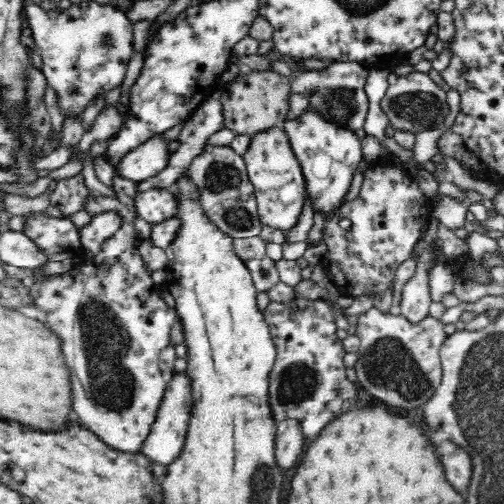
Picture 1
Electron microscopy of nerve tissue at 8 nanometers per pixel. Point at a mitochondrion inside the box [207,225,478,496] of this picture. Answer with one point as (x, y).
(387, 364)

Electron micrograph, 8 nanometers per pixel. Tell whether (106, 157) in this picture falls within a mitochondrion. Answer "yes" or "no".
no

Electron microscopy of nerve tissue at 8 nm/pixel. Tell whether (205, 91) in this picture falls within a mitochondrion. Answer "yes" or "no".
no

